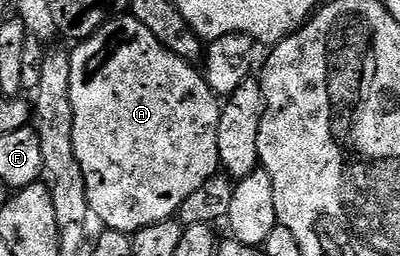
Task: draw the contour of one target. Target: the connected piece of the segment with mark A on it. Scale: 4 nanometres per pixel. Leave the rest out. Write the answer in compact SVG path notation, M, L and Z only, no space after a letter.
M112 16L91 35L82 39L75 51L70 51L71 79L71 104L73 106L73 152L77 158L77 164L81 170L81 176L85 180L85 192L87 204L92 215L95 214L104 223L108 230L116 230L118 234L133 235L139 229L149 225L157 225L167 219L174 219L179 213L181 204L197 192L197 188L205 185L209 179L216 177L220 169L219 153L217 152L217 124L219 123L220 99L209 88L209 84L203 79L202 73L192 63L183 58L178 58L172 50L167 50L141 20L130 16Z

